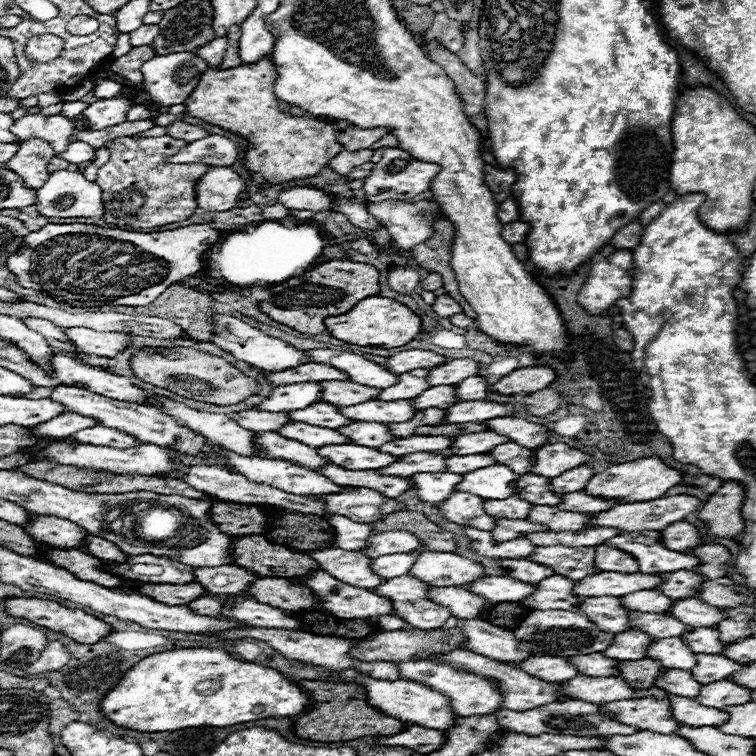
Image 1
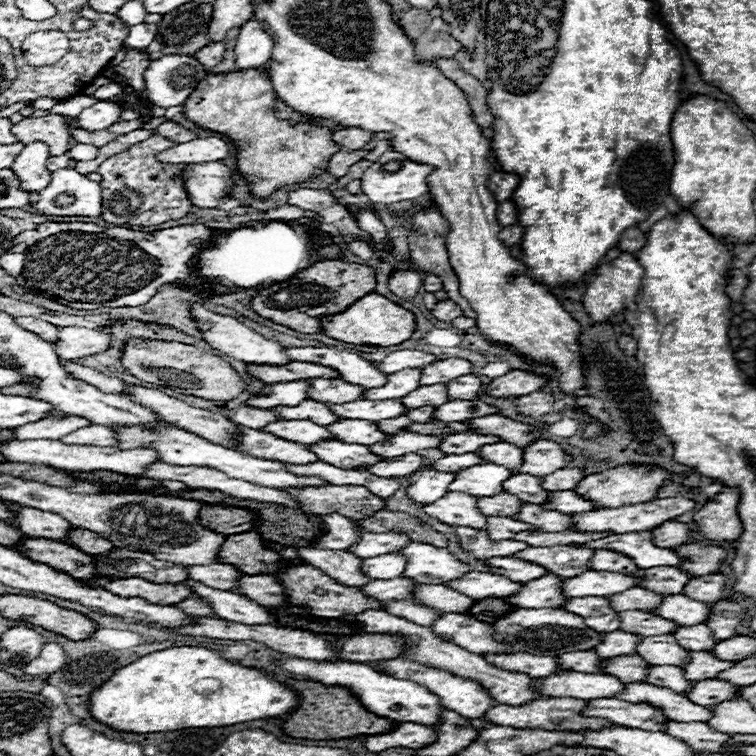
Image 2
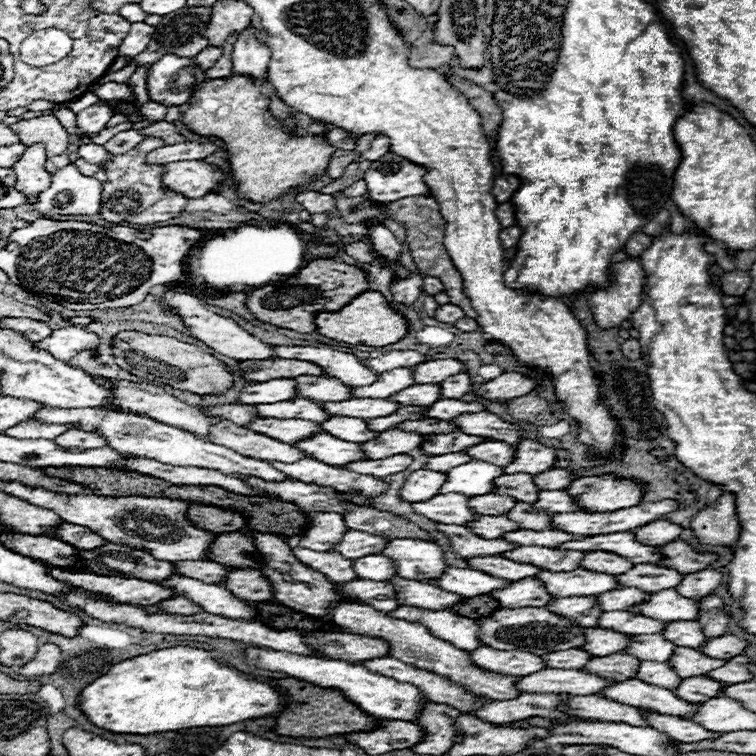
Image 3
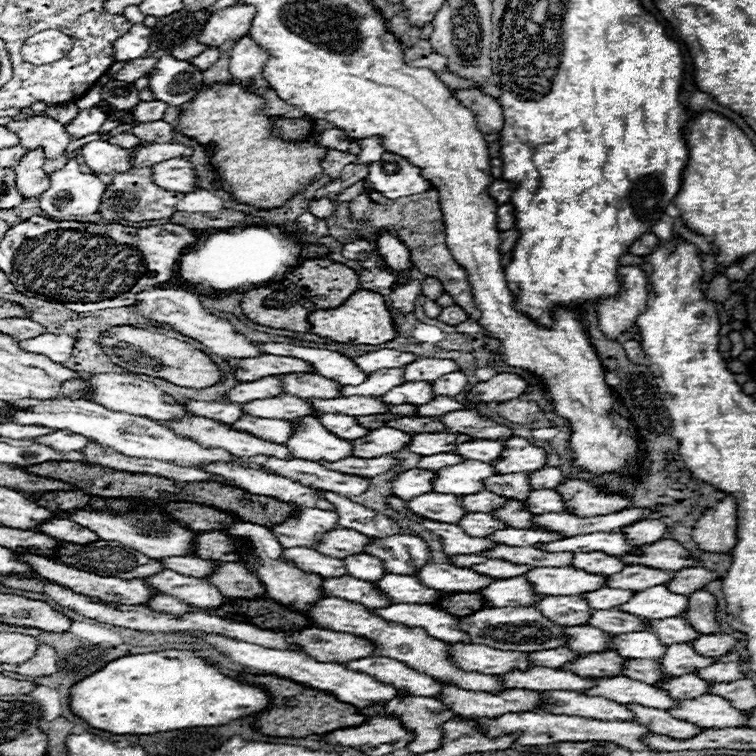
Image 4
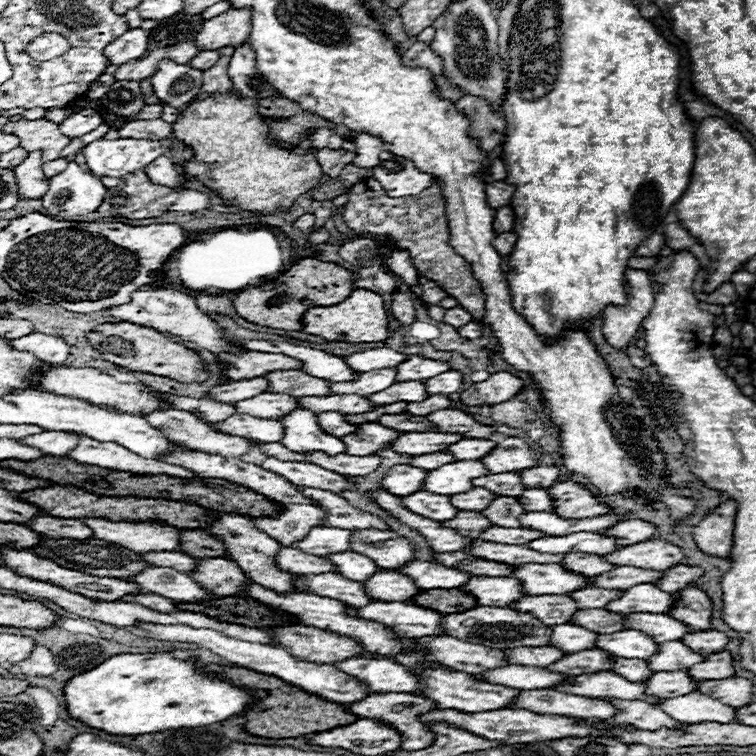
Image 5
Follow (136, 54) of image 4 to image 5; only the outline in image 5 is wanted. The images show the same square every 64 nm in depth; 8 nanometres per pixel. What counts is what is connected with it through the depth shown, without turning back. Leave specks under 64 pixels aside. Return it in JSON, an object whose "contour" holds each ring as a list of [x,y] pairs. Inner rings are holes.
{"contour":[[[132,28],[126,34],[122,34],[120,38],[116,38],[114,42],[110,42],[104,48],[104,54],[106,58],[110,58],[110,64],[120,66],[128,60],[142,58],[146,48],[148,48],[148,30]]]}

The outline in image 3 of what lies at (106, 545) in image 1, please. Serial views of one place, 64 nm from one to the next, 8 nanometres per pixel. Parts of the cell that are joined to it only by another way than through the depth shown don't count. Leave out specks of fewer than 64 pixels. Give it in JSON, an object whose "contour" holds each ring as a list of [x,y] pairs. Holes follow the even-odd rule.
{"contour":[[[64,522],[64,526],[58,526],[56,538],[60,538],[62,542],[68,542],[80,550],[94,550],[94,548],[100,548],[106,544],[106,540],[102,536],[90,532],[84,526],[74,526],[68,522]]]}

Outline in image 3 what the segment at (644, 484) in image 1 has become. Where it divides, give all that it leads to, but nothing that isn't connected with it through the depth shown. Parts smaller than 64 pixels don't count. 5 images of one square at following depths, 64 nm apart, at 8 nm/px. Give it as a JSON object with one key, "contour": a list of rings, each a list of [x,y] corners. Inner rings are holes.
{"contour":[[[602,474],[576,478],[568,492],[576,502],[580,502],[580,506],[584,506],[586,512],[612,512],[640,504],[644,488],[640,482]]]}

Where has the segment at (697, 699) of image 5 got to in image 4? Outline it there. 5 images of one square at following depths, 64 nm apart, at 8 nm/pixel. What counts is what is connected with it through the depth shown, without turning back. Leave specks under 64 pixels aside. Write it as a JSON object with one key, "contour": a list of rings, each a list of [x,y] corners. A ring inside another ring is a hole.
{"contour":[[[706,694],[696,700],[680,700],[680,706],[670,710],[674,718],[684,718],[700,728],[740,728],[748,726],[748,712],[736,710],[728,700]]]}

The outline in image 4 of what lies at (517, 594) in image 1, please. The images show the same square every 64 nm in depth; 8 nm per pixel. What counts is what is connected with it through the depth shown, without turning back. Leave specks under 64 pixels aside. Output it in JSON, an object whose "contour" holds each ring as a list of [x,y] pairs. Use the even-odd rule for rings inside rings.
{"contour":[[[428,564],[420,570],[418,580],[434,590],[468,592],[468,594],[480,592],[490,582],[494,582],[494,578],[488,578],[484,574],[472,572],[470,568],[460,568],[454,564]]]}

